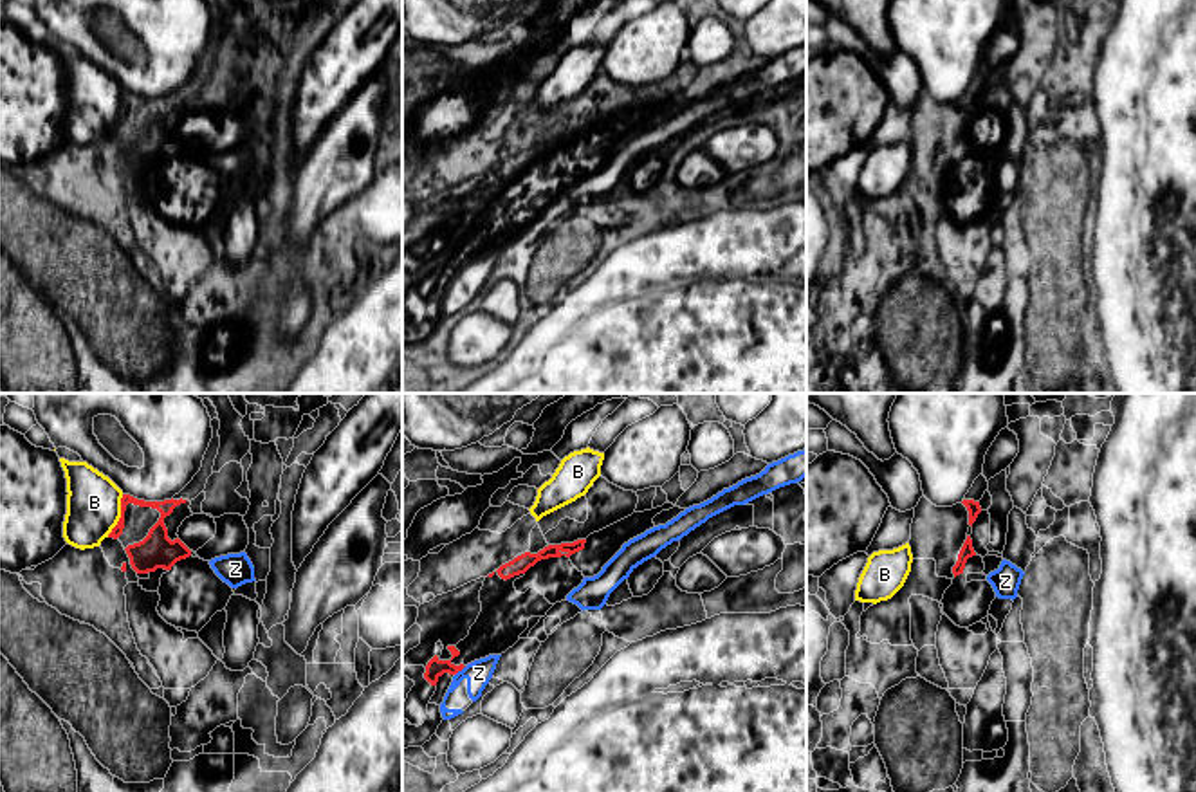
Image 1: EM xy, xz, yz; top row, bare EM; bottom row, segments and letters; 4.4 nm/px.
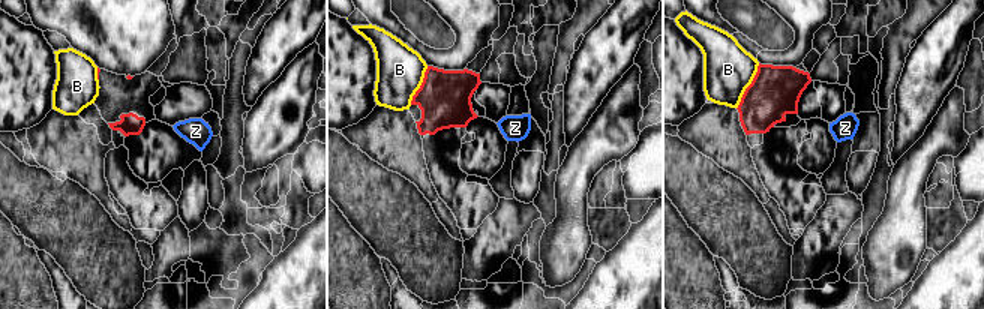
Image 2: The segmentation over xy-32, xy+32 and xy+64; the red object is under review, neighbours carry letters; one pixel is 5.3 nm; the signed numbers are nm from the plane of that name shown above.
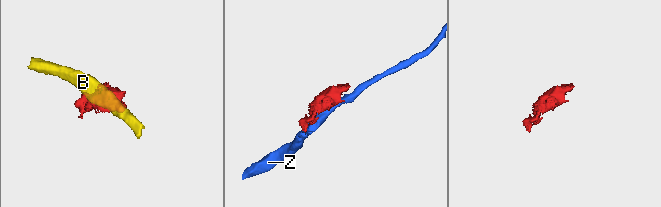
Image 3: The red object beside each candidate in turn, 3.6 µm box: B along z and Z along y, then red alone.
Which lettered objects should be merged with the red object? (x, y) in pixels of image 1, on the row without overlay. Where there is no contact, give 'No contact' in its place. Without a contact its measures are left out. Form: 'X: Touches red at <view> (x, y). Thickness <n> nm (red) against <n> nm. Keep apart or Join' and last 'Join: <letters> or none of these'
B: Touches red at xy (121, 112). Thickness 160 nm (red) against 240 nm. Keep apart
Z: Touches red at xz (460, 266). Thickness 90 nm (red) against 120 nm. Keep apart
Join: none of these

